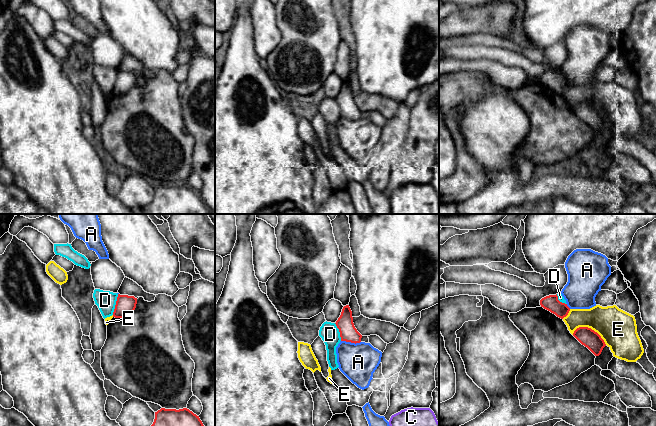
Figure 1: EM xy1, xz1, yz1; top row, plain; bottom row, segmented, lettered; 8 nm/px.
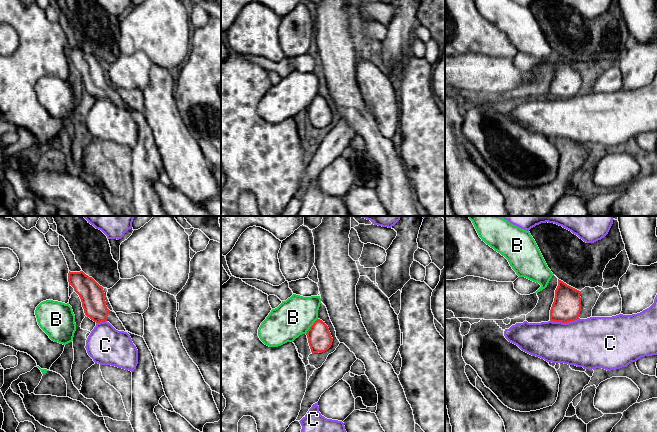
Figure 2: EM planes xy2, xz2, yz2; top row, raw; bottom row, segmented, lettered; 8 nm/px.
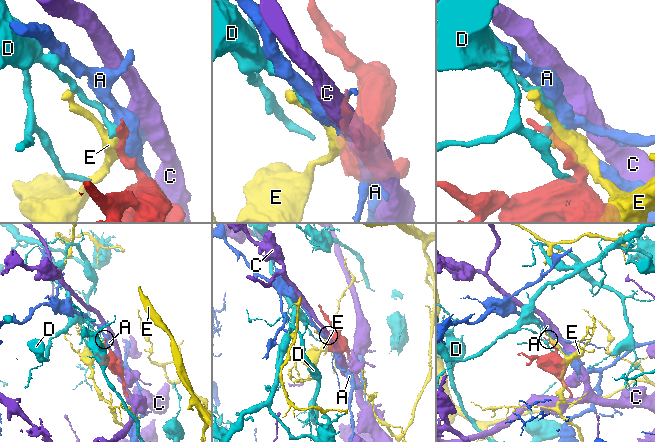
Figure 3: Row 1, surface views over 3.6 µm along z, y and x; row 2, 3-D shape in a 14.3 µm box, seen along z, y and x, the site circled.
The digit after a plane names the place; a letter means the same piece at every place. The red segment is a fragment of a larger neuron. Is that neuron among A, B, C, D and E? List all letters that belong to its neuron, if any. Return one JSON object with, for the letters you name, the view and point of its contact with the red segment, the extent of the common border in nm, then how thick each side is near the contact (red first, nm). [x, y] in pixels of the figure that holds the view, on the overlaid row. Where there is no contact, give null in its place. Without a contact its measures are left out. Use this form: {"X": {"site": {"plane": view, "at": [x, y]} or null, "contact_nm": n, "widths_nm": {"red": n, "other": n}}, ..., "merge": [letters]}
{"merge": []}

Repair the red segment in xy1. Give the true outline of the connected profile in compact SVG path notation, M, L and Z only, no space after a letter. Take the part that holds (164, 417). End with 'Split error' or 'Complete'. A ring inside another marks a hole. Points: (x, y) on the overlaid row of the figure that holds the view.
M187 408L165 409L155 412L155 419L151 426L204 426L199 416Z. Complete

